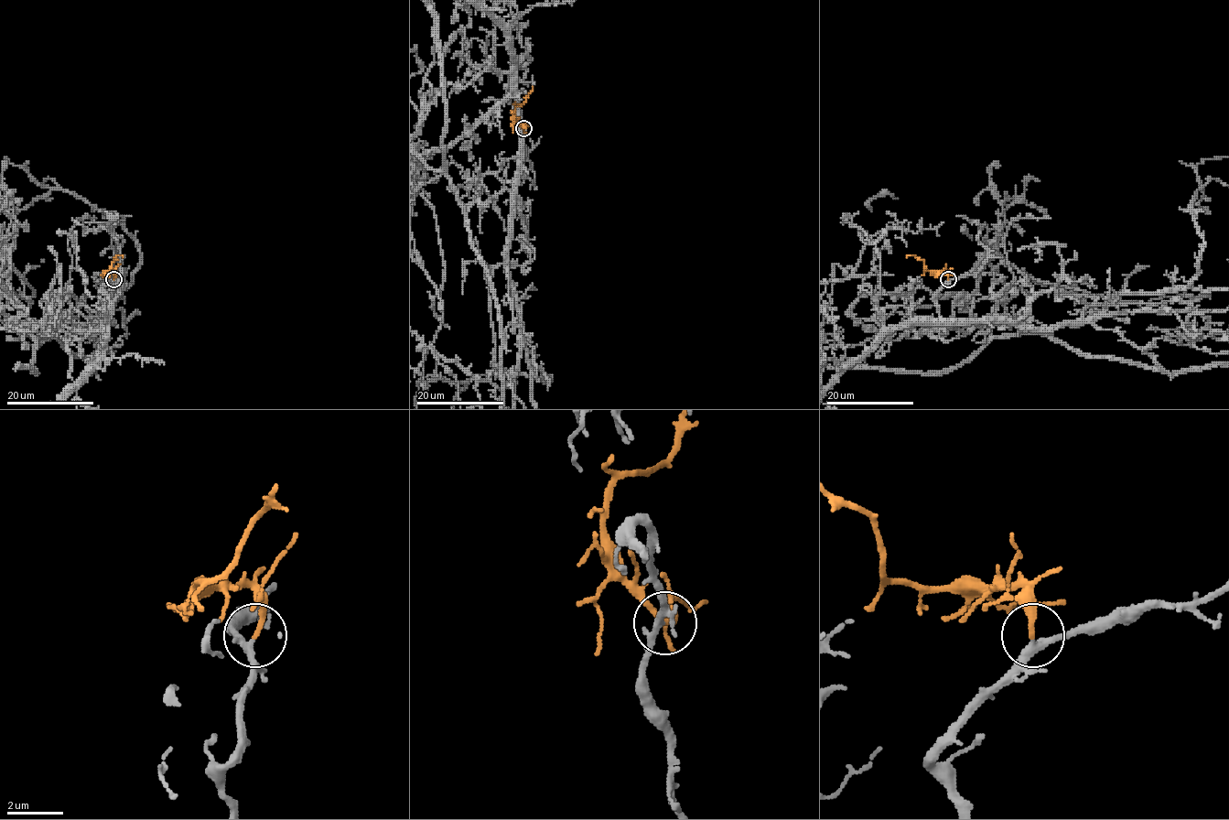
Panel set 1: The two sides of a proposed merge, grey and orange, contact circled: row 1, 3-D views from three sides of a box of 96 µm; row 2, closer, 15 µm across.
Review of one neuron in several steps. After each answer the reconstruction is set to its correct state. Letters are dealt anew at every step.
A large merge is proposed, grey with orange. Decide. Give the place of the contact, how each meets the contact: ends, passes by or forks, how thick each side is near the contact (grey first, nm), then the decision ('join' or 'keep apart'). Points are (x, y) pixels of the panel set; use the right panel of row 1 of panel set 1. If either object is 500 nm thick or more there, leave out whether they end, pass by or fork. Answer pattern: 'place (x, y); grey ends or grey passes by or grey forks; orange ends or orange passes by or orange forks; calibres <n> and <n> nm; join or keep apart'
place (948, 279); grey passes by; orange ends; calibres 240 and 200 nm; join

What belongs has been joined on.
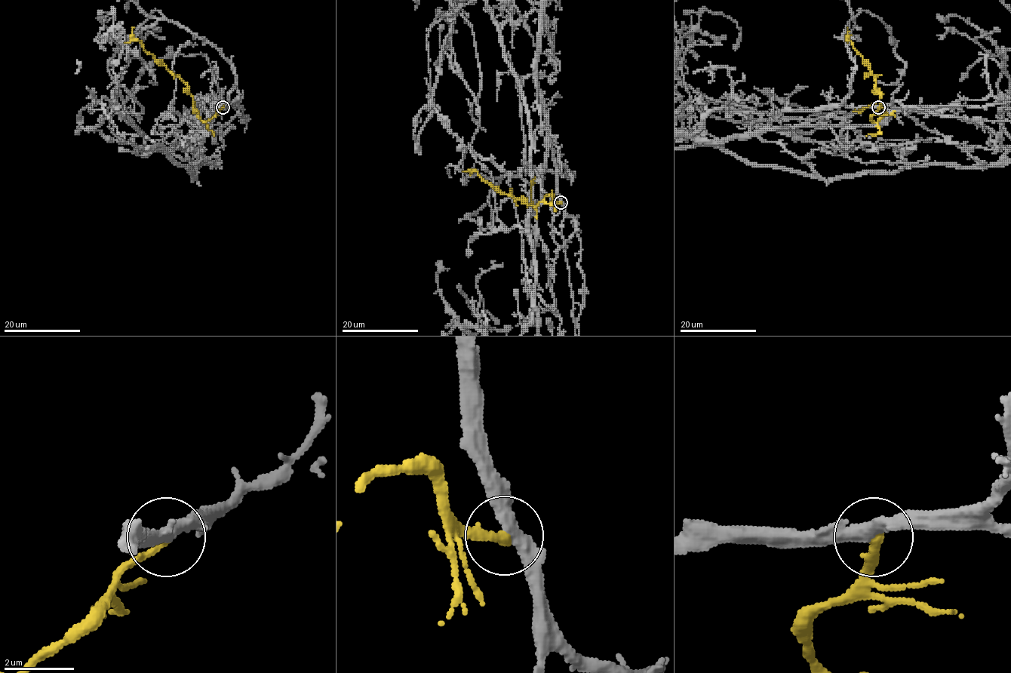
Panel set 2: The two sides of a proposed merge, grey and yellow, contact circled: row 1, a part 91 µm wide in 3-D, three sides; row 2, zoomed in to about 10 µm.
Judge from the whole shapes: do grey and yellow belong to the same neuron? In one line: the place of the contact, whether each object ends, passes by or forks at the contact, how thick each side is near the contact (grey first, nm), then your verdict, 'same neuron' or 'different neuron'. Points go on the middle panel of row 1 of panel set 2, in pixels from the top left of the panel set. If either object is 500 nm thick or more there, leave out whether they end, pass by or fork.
place (560, 202); grey passes by; yellow ends; calibres 400 and 280 nm; different neuron

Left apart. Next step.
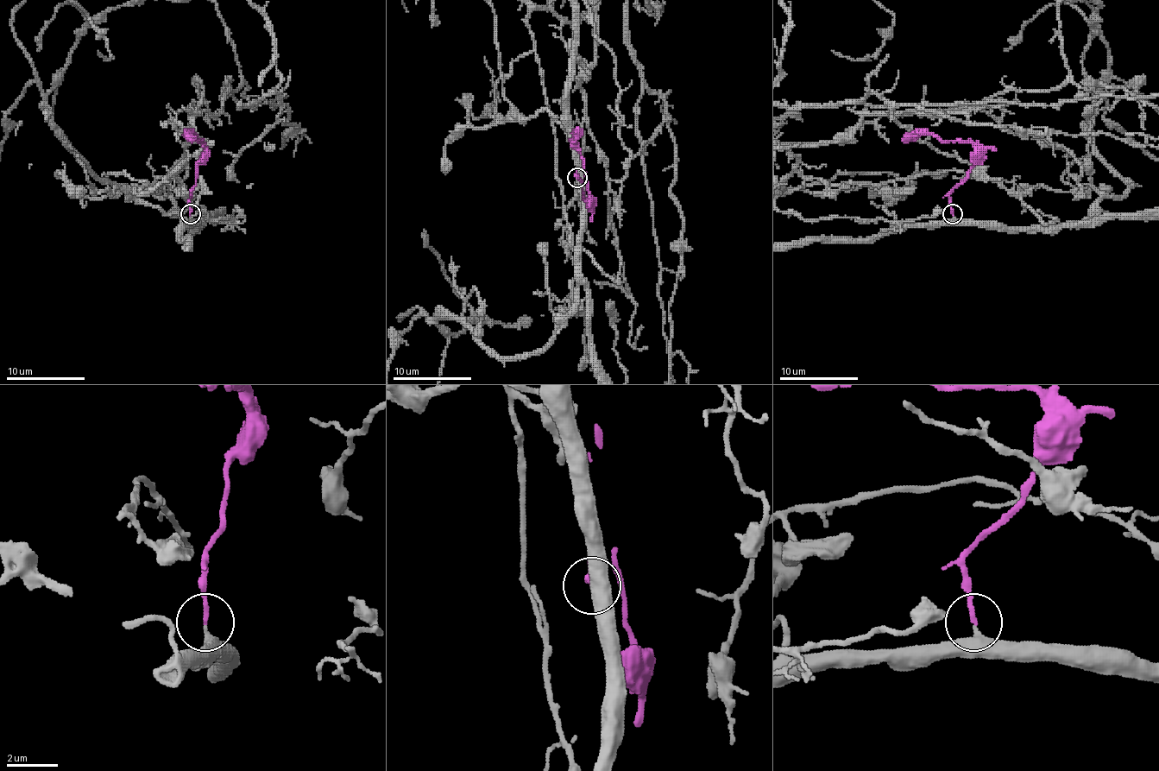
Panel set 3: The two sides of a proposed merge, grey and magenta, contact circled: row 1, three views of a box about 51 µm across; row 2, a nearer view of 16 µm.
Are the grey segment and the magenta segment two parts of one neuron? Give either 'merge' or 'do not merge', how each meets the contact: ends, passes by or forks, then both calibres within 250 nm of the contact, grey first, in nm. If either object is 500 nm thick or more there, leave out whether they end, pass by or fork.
merge; grey ends; magenta ends; calibres 460 and 160 nm

